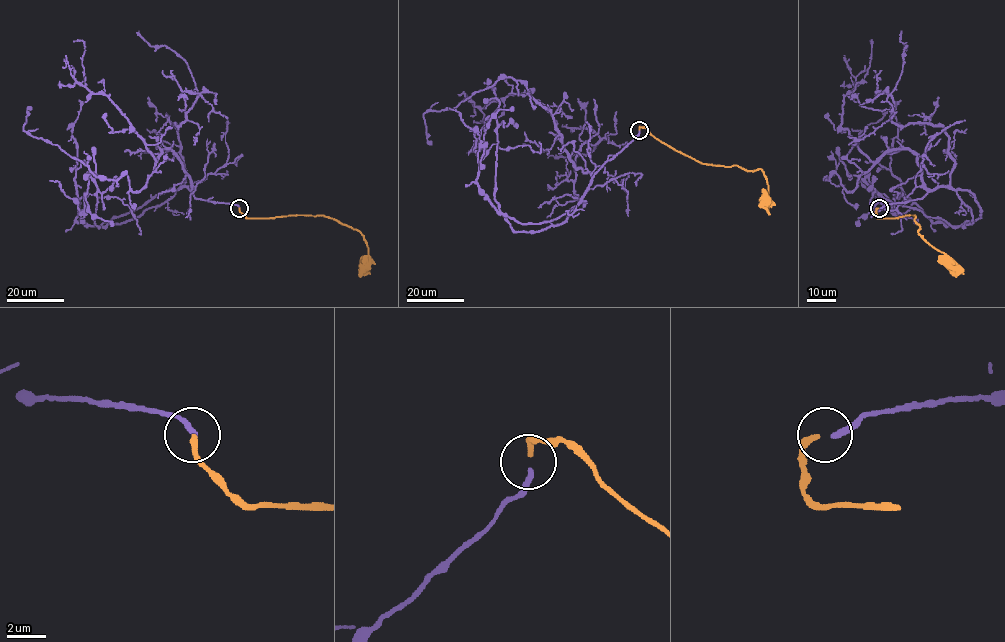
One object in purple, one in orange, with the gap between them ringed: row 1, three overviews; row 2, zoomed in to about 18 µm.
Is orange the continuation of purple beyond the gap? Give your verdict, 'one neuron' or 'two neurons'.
one neuron

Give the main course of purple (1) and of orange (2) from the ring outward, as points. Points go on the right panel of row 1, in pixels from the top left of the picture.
1: (880, 208), (927, 192), (908, 149), (888, 150), (852, 191), (834, 172), (827, 179), (860, 134), (893, 108)
2: (878, 208), (878, 218), (915, 216), (919, 234), (945, 255), (947, 262)

